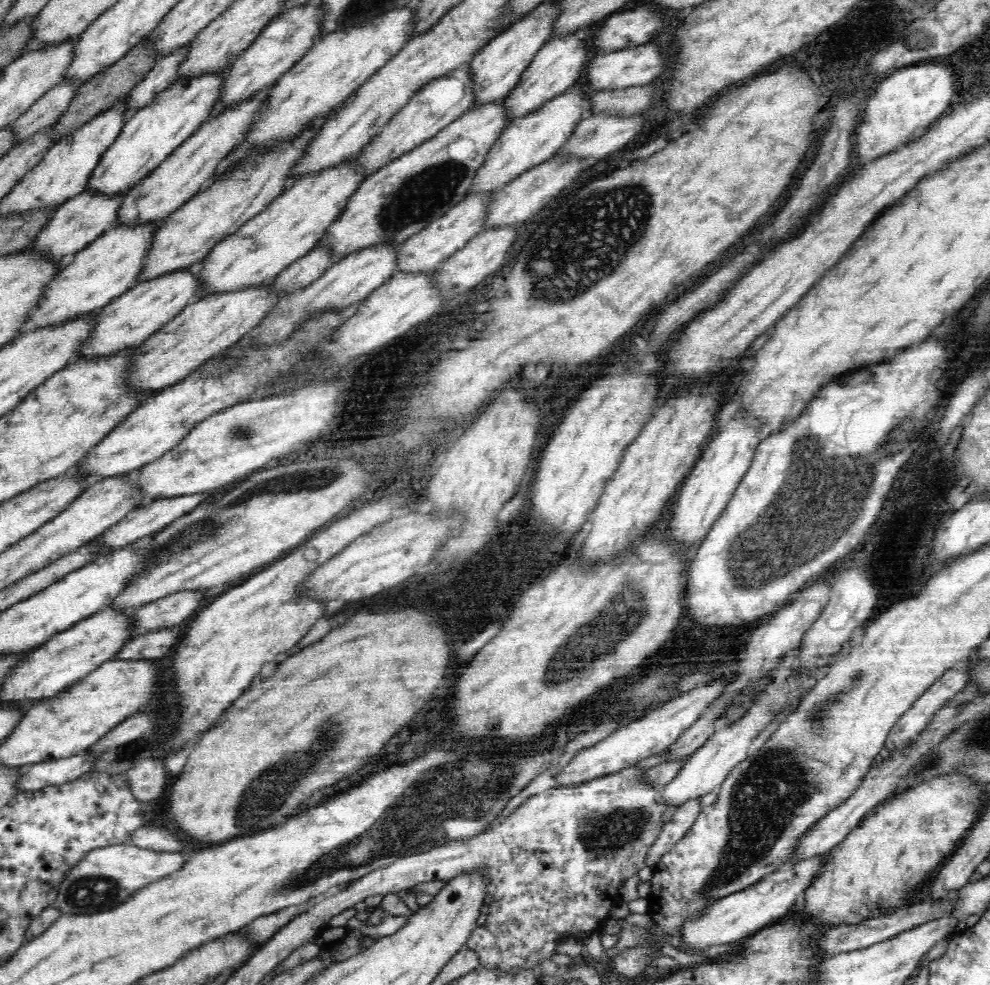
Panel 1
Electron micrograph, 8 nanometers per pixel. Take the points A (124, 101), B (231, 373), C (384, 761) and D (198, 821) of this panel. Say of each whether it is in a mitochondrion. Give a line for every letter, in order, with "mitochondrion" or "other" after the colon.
A: other
B: other
C: other
D: other

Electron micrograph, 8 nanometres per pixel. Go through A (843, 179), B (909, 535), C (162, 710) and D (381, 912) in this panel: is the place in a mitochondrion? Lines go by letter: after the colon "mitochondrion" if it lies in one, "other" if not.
A: other
B: other
C: other
D: other

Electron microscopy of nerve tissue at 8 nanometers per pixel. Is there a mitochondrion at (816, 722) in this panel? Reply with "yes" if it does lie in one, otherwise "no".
yes

